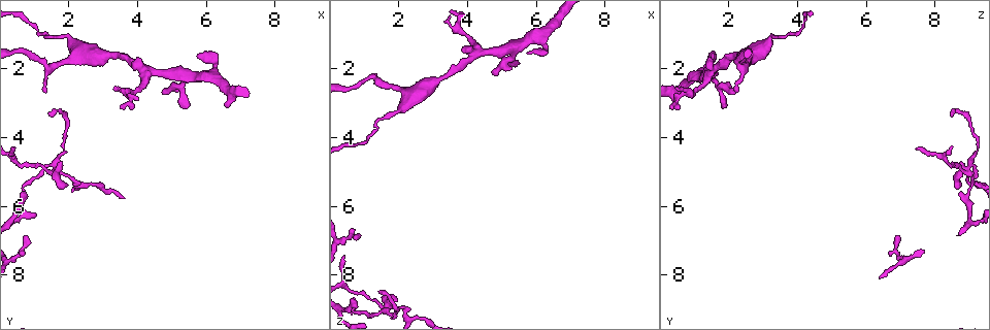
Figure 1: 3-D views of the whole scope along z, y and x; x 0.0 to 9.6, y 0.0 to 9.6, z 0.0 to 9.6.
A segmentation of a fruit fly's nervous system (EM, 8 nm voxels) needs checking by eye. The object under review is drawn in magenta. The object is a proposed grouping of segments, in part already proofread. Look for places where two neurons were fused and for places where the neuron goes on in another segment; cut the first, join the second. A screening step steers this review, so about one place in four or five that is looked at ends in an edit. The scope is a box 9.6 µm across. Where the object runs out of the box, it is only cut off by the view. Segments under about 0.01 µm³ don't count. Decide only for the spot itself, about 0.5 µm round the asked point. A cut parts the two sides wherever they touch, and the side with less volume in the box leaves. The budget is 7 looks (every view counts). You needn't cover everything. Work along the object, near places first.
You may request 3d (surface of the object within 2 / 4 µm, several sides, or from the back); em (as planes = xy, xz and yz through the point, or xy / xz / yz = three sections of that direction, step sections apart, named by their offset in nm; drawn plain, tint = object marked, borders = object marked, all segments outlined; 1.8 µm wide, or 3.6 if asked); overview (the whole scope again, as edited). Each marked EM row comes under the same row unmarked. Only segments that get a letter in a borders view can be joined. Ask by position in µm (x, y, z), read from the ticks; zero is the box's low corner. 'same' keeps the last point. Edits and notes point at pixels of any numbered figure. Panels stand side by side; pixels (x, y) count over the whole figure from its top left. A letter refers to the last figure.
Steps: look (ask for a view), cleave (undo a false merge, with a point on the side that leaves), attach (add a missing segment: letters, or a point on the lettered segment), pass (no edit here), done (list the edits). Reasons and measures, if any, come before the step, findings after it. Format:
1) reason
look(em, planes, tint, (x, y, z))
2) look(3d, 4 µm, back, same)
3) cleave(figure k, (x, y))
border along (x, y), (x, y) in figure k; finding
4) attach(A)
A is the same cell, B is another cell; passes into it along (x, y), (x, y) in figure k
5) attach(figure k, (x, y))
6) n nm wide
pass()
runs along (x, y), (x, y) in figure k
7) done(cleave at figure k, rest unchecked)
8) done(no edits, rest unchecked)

narrows sharply
look(3d, 4 µm, back, (1.80, 1.80, 2.45))

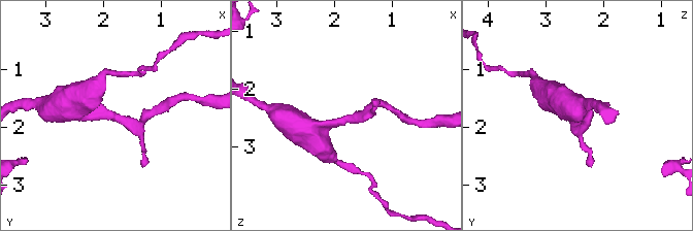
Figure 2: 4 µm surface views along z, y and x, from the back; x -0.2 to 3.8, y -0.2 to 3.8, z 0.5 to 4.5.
now the EM
look(em, xz, step 16, borders, (1.80, 1.80, 2.55))

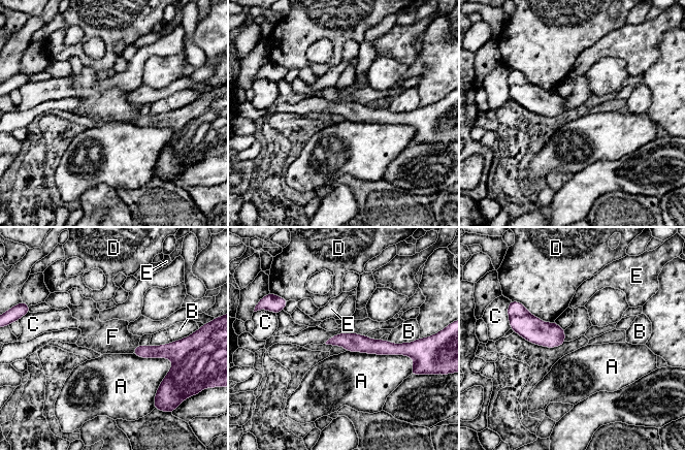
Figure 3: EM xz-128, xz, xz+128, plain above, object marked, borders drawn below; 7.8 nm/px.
40 nm wide
pass()
A, B, C, D, E and F are other cells; runs along (330, 342), (405, 348) in figure 3; all the same neuron

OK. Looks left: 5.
an open end
look(em, xy, step 16, borders, (1.40, 3.30, 8.50))

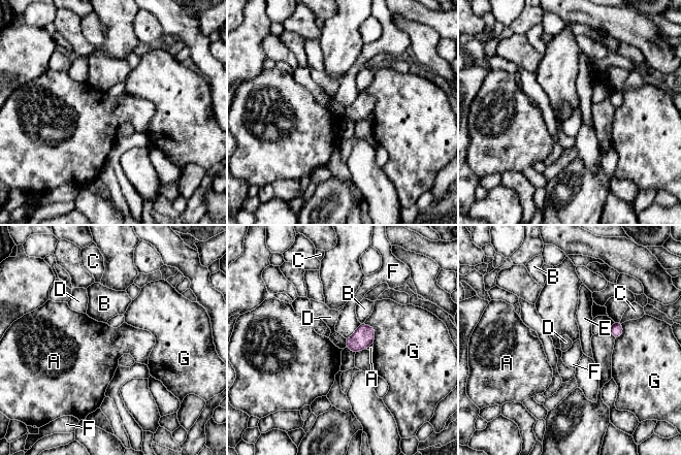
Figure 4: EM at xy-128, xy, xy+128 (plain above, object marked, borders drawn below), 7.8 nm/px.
look(em, planes, borders, same)

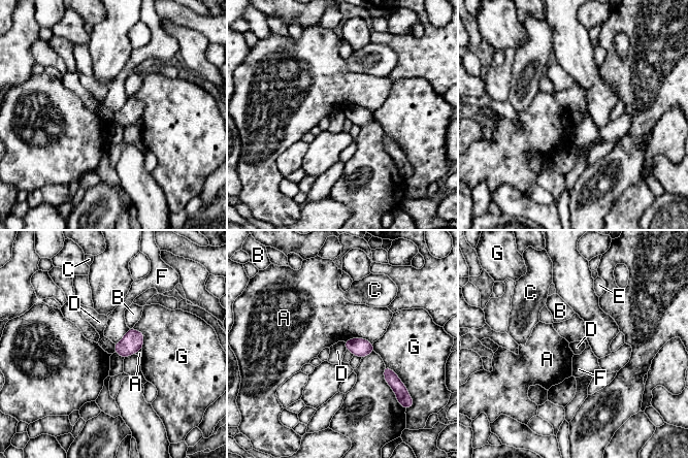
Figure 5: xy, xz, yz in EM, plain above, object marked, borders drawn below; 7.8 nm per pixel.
A touches over 240 nm
pass()
A, B, C, D, E, F and G are other cells; border along (113, 344), (115, 352) in figure 5; none of them fits

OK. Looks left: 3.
branch point
look(em, 3.6 µm, planes, borders, (4.25, 2.00, 1.65))

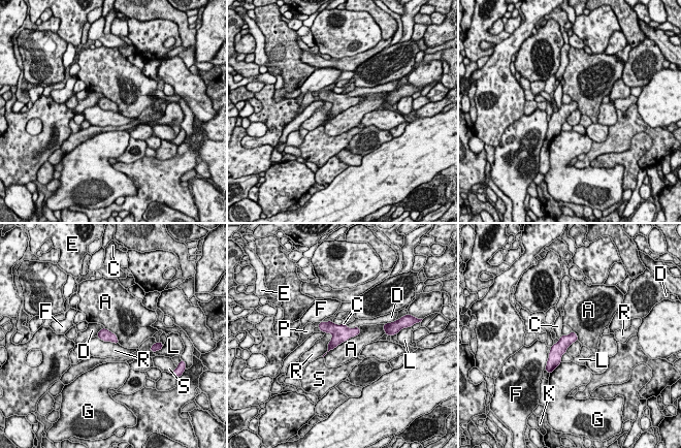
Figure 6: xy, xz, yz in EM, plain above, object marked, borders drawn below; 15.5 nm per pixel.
pass()
A, C, D, E, F, G, K, L, P, R and S are other cells; border along (330, 332), (331, 340), (322, 356) in figure 6; continuous, no second neuron

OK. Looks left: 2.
done(no edits, rest unchecked)

